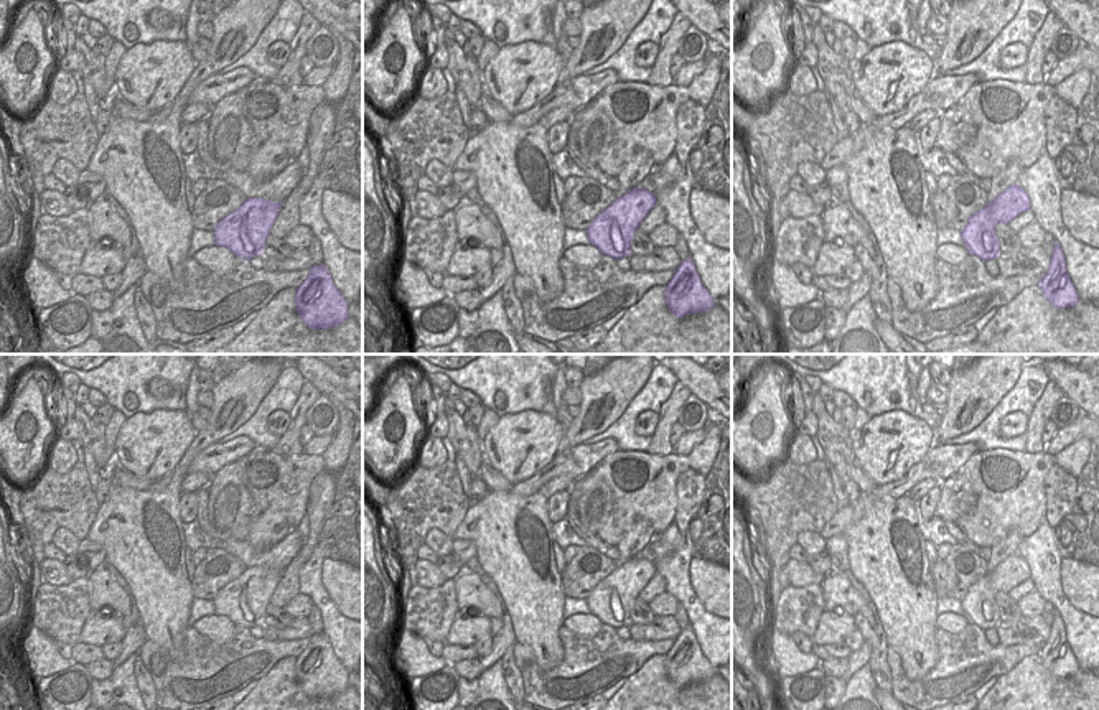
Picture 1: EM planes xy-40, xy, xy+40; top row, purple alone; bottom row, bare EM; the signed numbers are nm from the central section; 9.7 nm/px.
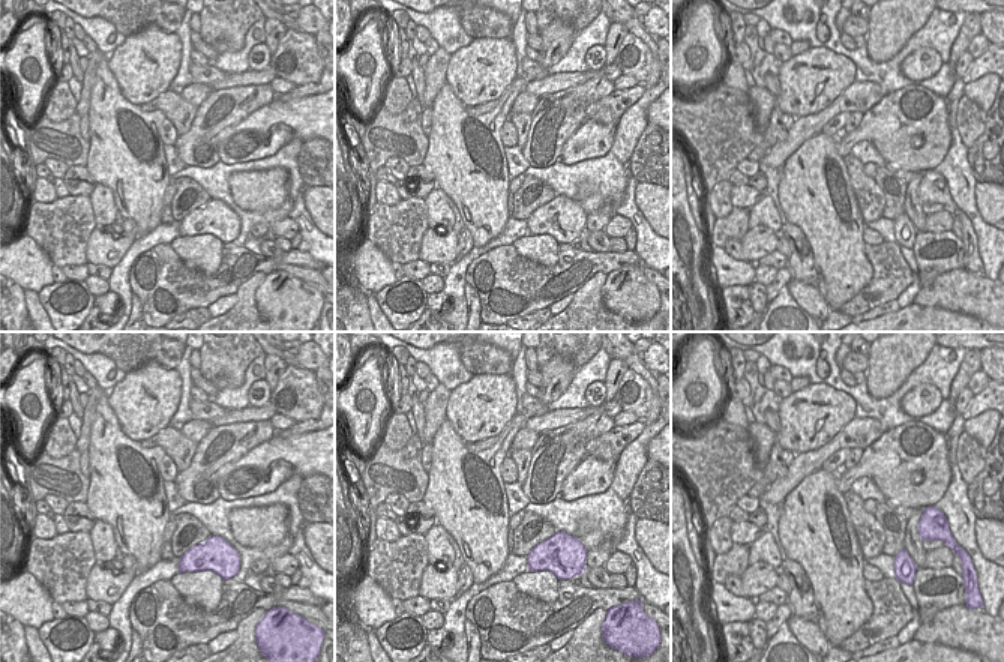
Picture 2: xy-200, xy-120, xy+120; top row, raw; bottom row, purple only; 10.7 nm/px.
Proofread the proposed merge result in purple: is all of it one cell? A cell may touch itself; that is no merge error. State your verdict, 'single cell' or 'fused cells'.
single cell

